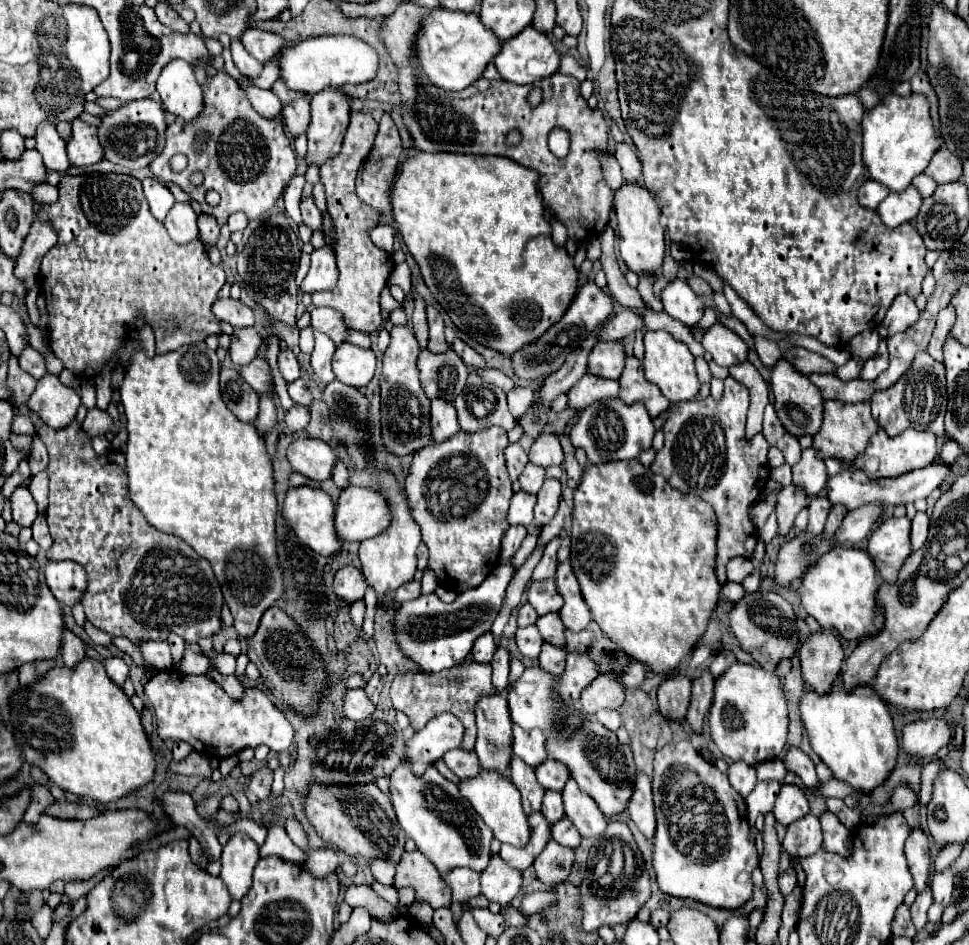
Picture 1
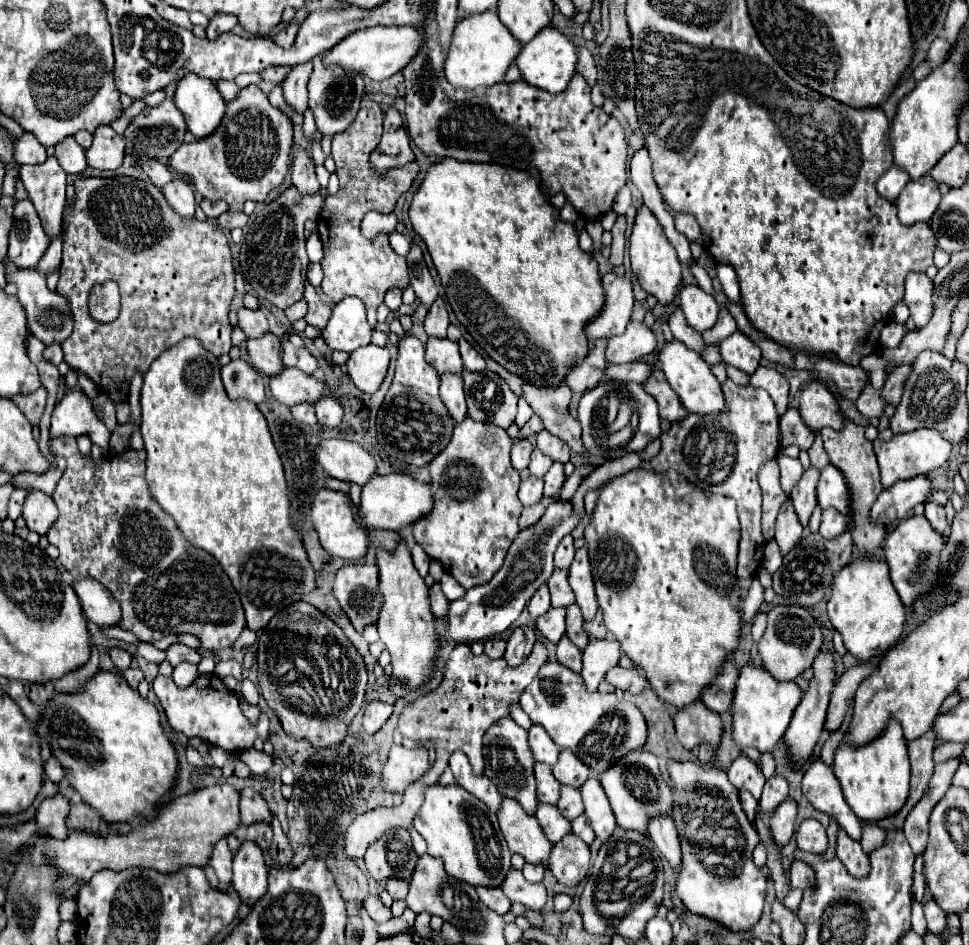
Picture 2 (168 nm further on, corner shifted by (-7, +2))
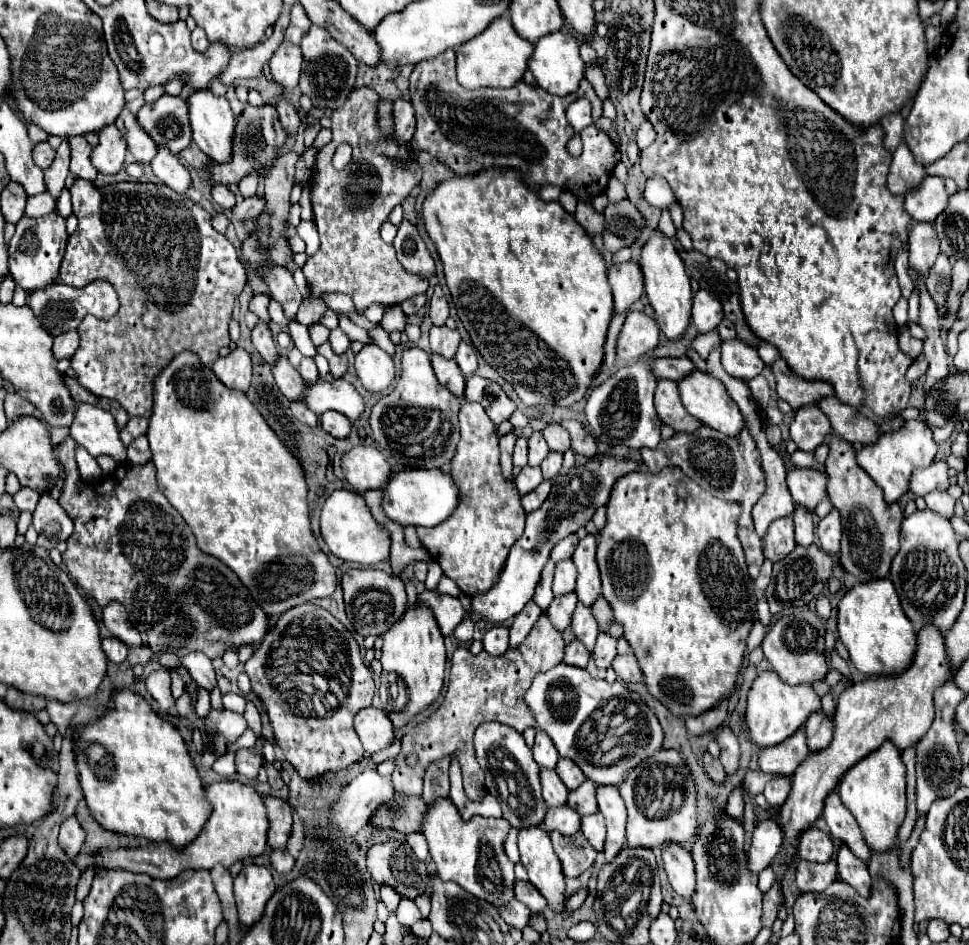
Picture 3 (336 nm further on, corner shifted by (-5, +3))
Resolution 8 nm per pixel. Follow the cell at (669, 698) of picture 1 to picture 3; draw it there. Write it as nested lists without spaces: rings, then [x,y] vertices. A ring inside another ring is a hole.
[[[721,727],[717,729],[717,743],[721,745],[721,763],[725,767],[727,775],[735,775],[739,771],[739,759],[741,759],[741,751],[739,751],[739,741],[733,735],[733,731],[729,727]]]

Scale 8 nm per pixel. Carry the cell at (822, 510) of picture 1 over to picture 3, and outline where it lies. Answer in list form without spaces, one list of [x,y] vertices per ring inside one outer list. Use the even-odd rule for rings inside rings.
[[[833,509],[825,519],[819,521],[819,527],[817,527],[817,537],[819,537],[821,549],[825,553],[839,553],[841,535],[843,535],[841,515],[837,509]]]

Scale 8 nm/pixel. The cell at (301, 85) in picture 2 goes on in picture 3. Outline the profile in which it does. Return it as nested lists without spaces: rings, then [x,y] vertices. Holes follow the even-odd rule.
[[[283,41],[281,47],[273,53],[269,67],[271,67],[275,81],[283,89],[293,89],[293,87],[297,87],[297,81],[299,81],[299,75],[301,75],[301,63],[303,63],[301,49],[293,43]]]

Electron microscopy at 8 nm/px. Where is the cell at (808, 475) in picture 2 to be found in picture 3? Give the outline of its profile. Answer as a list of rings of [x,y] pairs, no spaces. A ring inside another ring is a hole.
[[[797,507],[793,513],[793,521],[795,521],[795,543],[801,547],[809,547],[815,541],[813,535],[813,517],[805,507]]]

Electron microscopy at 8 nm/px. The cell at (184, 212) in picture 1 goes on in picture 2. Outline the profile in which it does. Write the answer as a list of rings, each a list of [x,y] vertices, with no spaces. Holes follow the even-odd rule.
[[[175,178],[169,186],[165,186],[163,194],[179,216],[195,216],[195,194],[185,178]]]

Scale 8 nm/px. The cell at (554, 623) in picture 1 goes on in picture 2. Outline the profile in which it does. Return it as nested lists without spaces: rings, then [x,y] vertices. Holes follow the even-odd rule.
[[[571,604],[567,606],[567,630],[565,630],[565,636],[579,648],[579,650],[585,650],[587,646],[587,634],[583,630],[583,616],[581,616],[581,610],[577,604]]]

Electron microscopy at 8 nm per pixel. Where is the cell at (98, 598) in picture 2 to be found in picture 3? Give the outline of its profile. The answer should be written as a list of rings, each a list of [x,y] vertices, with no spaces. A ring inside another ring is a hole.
[[[109,603],[103,609],[103,625],[111,631],[111,635],[121,639],[127,647],[131,647],[131,649],[143,647],[141,633],[137,629],[133,629],[133,623],[129,621],[125,607],[121,603]]]

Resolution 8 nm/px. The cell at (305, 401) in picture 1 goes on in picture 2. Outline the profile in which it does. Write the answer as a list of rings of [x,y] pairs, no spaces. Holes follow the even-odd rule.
[[[325,396],[323,400],[317,400],[315,410],[317,410],[317,420],[321,426],[329,426],[329,428],[339,426],[341,416],[343,416],[343,408],[335,398]]]

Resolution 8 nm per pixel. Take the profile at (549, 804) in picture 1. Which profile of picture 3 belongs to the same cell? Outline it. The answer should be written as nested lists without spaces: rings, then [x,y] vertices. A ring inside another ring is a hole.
[[[583,781],[575,791],[569,793],[569,799],[567,799],[567,805],[577,809],[579,815],[591,815],[591,813],[597,813],[597,797],[595,797],[595,789],[597,789],[597,783],[593,781]]]

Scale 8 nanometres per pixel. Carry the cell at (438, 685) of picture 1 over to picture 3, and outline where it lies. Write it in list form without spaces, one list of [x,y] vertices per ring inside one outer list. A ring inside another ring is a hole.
[[[545,611],[529,631],[525,641],[515,649],[509,649],[501,657],[493,657],[487,651],[481,651],[475,657],[469,653],[469,649],[459,647],[451,659],[453,675],[449,679],[445,701],[425,723],[415,725],[401,739],[401,753],[395,759],[395,769],[392,773],[395,790],[403,797],[421,795],[423,773],[429,767],[429,763],[451,753],[451,755],[457,755],[457,761],[461,765],[465,795],[469,795],[469,799],[473,801],[485,799],[487,789],[483,783],[483,771],[473,755],[475,727],[481,725],[483,721],[501,721],[513,727],[517,733],[523,733],[527,727],[537,729],[537,725],[533,723],[533,713],[525,703],[525,691],[529,689],[529,683],[537,673],[545,673],[551,667],[559,665],[563,661],[563,653],[565,653],[563,633],[557,631],[553,623],[549,623],[549,617],[545,615]],[[407,753],[417,755],[417,765],[407,763]]]

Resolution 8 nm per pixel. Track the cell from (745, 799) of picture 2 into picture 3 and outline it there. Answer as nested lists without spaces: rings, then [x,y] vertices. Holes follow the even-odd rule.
[[[733,789],[727,805],[725,805],[725,815],[731,819],[741,819],[743,815],[743,797],[741,797],[741,789]]]

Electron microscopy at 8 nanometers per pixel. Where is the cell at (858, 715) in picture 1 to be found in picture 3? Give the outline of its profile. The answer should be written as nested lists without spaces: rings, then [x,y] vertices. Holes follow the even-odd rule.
[[[885,741],[881,749],[869,753],[857,765],[853,765],[839,783],[839,797],[851,811],[861,827],[861,833],[875,853],[891,851],[897,843],[897,831],[905,819],[905,765],[901,753],[891,741]]]

